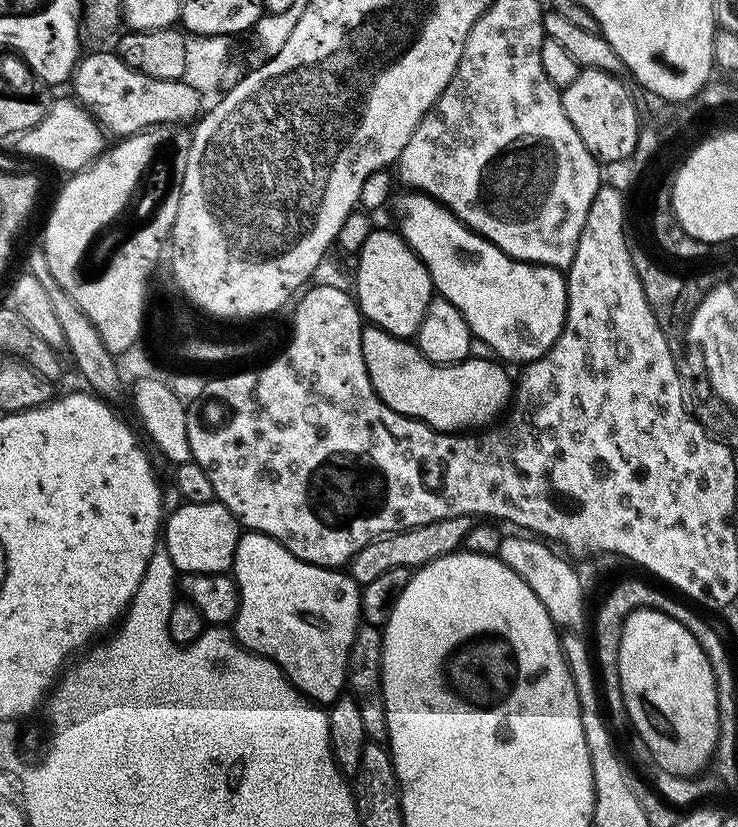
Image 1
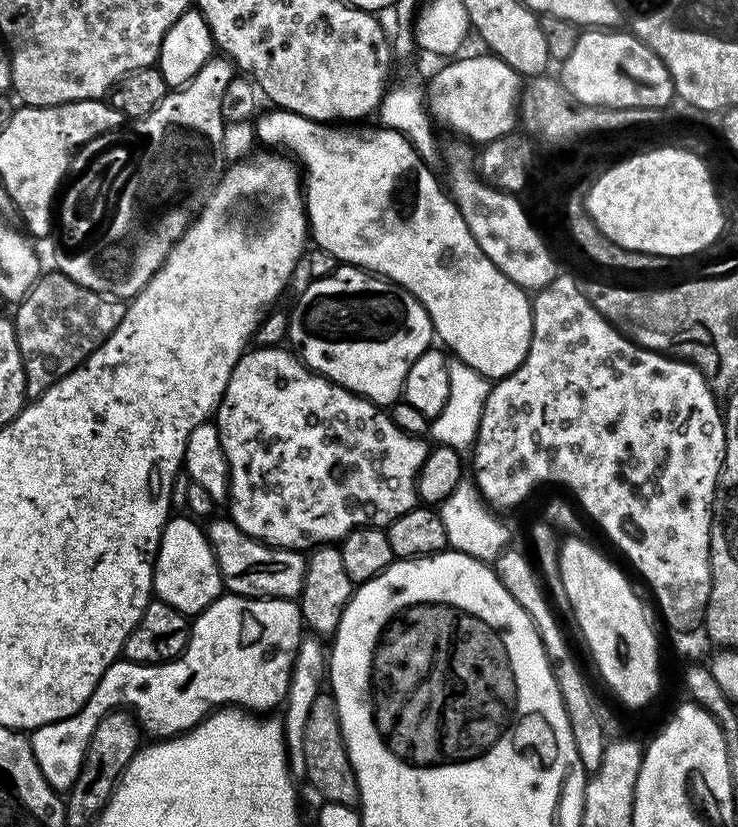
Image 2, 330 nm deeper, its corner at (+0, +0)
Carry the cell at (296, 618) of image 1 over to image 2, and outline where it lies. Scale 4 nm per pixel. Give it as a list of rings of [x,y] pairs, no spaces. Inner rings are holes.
[[[222,594],[209,608],[205,608],[195,617],[190,628],[188,645],[175,660],[166,660],[158,664],[135,664],[133,660],[118,658],[102,674],[98,686],[90,698],[70,718],[50,722],[41,728],[31,729],[30,739],[38,770],[46,778],[49,789],[61,794],[74,786],[82,770],[94,726],[102,722],[106,714],[117,710],[127,710],[136,717],[137,724],[152,738],[171,738],[189,732],[213,710],[231,706],[247,710],[252,714],[267,713],[267,708],[275,704],[283,705],[291,684],[292,668],[295,656],[299,652],[300,641],[305,635],[306,625],[300,615],[300,605],[296,600],[273,600],[271,598],[253,598]]]

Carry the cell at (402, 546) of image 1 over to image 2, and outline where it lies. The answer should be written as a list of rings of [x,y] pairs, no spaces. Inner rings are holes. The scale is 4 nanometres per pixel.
[[[231,518],[223,519],[207,525],[206,531],[216,555],[216,565],[224,580],[225,589],[234,596],[296,600],[304,585],[305,553],[263,544],[261,540],[250,538],[242,530],[238,530]]]

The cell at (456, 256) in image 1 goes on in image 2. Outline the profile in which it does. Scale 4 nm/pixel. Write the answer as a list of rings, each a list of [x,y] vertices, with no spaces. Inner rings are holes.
[[[283,110],[268,111],[272,112],[266,113],[260,121],[258,119],[255,121],[255,139],[261,145],[267,146],[272,150],[289,148],[289,150],[284,150],[287,150],[289,153],[296,152],[297,157],[295,156],[295,159],[302,165],[302,172],[306,177],[308,226],[315,247],[328,252],[337,262],[343,262],[345,265],[362,268],[377,276],[385,277],[399,286],[399,288],[405,288],[410,294],[414,294],[414,298],[418,298],[418,302],[422,302],[422,306],[430,318],[435,339],[437,341],[441,340],[439,343],[455,359],[462,361],[462,363],[474,370],[478,370],[478,374],[488,377],[489,381],[495,382],[502,379],[503,376],[509,376],[514,370],[518,370],[518,366],[526,358],[528,347],[530,346],[530,338],[532,337],[532,302],[529,293],[525,289],[518,287],[510,278],[506,278],[506,274],[502,274],[502,270],[498,270],[498,266],[494,266],[494,262],[490,262],[490,258],[486,258],[486,254],[478,246],[474,234],[470,234],[470,226],[466,226],[466,218],[460,213],[460,208],[456,201],[446,191],[445,185],[444,188],[440,185],[439,178],[432,173],[434,172],[433,169],[420,156],[411,141],[402,133],[383,126],[375,126],[376,128],[333,126],[328,122],[302,118],[302,114],[294,114],[293,112],[285,112]]]

